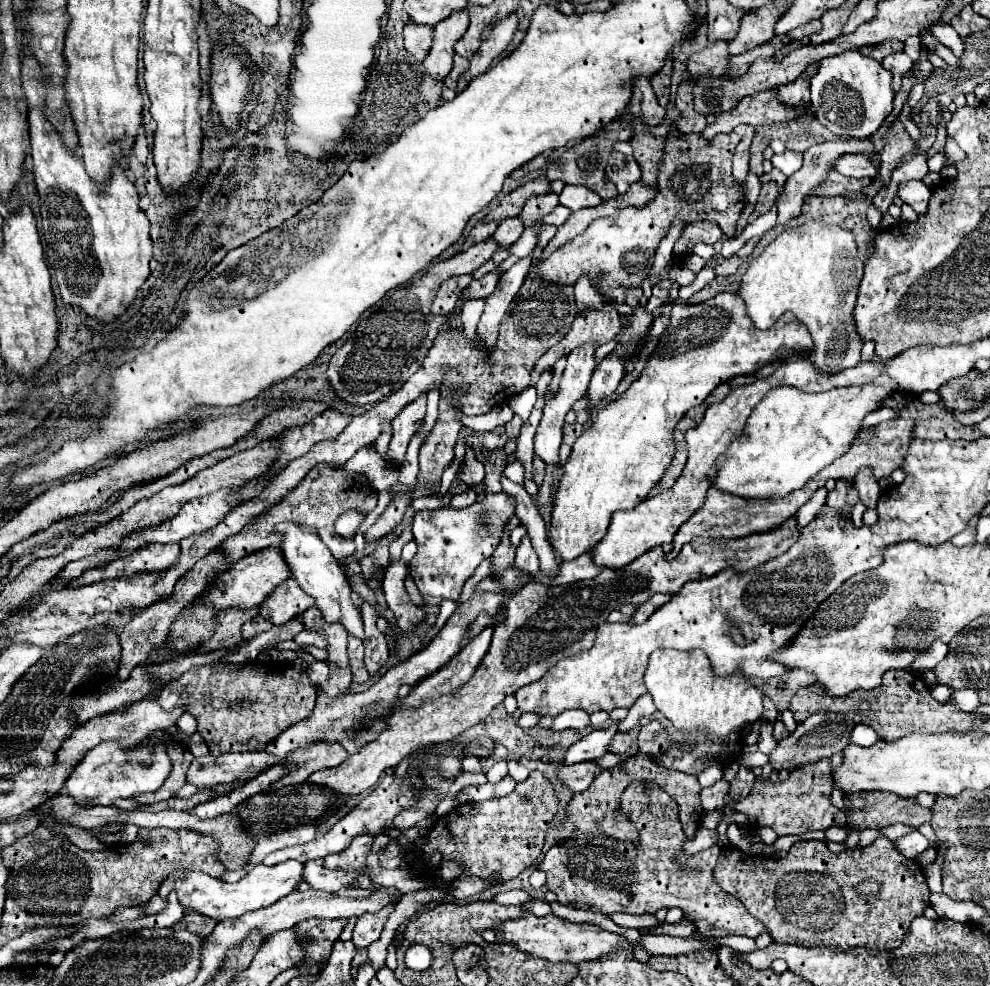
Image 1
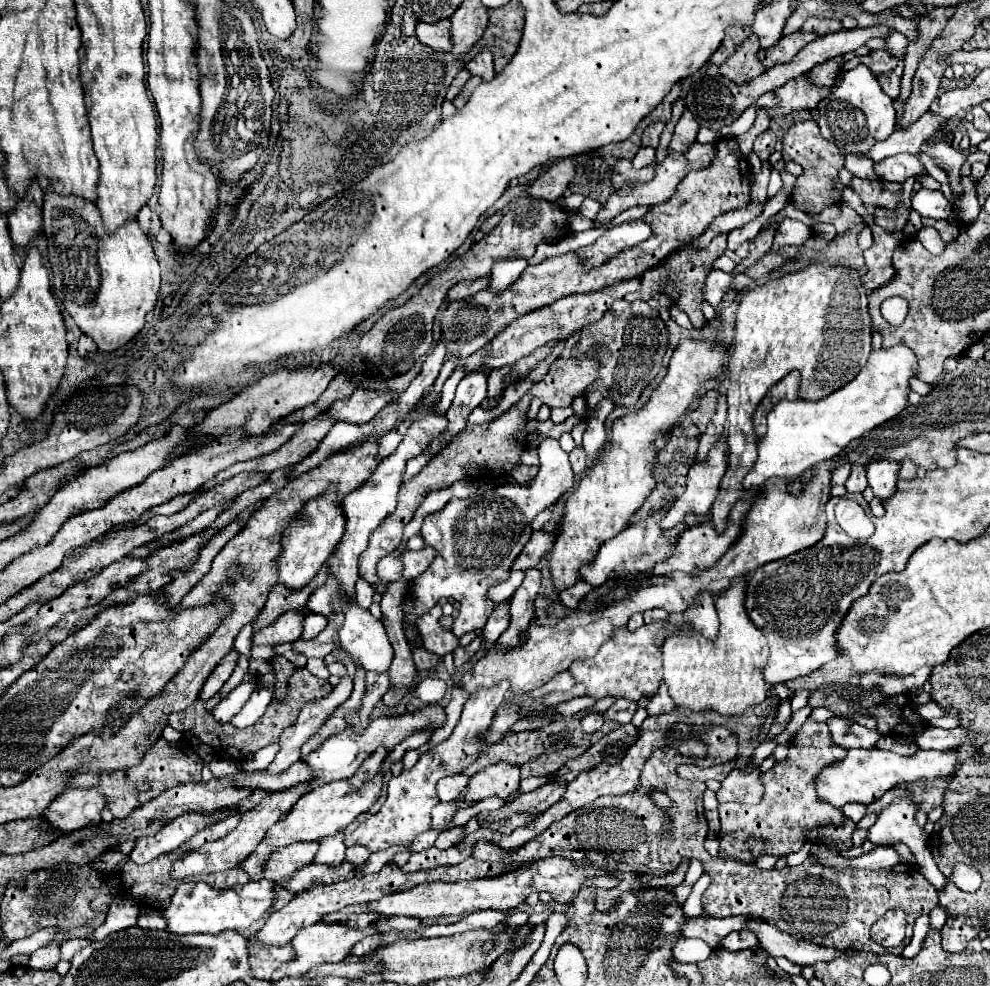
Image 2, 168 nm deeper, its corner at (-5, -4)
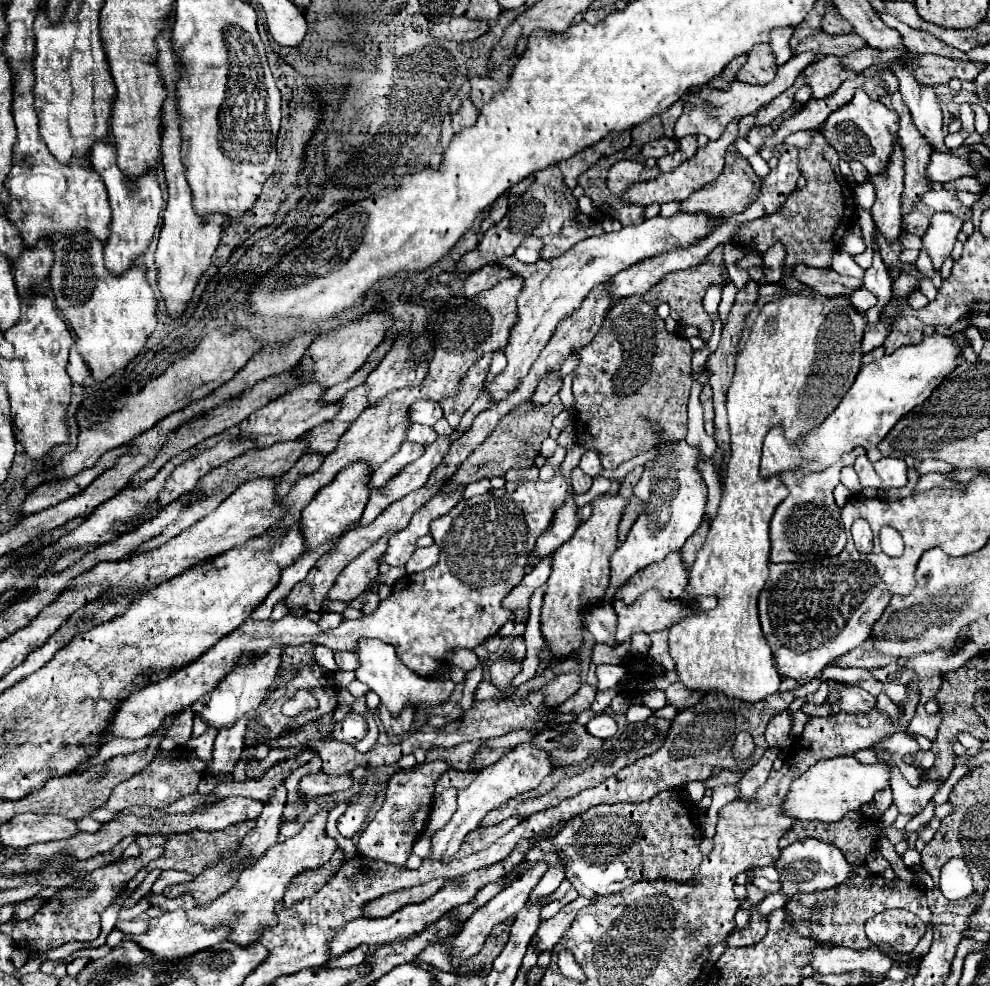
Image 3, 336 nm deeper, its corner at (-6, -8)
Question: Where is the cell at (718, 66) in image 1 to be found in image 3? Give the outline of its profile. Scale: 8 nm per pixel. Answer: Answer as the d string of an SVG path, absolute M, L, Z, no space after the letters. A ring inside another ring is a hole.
M756 44L756 48L748 54L748 60L736 78L738 80L752 78L748 80L748 84L768 84L776 76L776 68L778 64L776 64L776 58L772 56L770 44ZM758 78L764 78L764 82Z

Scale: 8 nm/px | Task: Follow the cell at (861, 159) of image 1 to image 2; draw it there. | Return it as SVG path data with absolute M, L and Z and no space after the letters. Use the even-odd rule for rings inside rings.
M911 154L889 156L887 160L877 162L873 170L881 180L887 180L887 182L905 182L909 176L919 176L925 172L919 158Z

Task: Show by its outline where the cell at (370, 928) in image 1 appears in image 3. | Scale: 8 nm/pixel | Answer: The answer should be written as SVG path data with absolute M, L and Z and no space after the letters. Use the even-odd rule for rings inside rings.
M356 946L342 956L330 958L324 966L328 966L328 968L352 968L352 966L362 964L366 960L366 956L368 956L368 946Z

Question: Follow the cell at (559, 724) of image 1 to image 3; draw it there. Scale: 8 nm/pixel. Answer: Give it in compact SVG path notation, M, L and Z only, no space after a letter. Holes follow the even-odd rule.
M596 714L596 716L586 724L586 728L588 728L588 732L590 732L592 736L606 740L606 738L610 738L610 736L616 734L616 720L614 720L612 716L608 716L608 714Z

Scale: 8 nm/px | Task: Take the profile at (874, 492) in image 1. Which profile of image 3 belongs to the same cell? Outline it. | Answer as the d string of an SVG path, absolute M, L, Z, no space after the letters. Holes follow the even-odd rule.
M882 458L874 464L878 476L882 478L884 488L902 488L908 484L906 478L906 462L898 458Z

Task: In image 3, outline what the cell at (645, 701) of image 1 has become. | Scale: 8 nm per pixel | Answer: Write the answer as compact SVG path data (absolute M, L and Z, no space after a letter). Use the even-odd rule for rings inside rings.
M676 682L676 684L666 688L666 698L668 698L670 704L678 706L680 710L684 710L684 708L692 708L694 704L698 704L704 698L704 690L700 690L700 692L698 690L690 690L684 684Z

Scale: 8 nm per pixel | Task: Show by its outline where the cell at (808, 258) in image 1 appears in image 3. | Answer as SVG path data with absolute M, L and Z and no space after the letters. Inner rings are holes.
M792 294L782 296L762 308L756 318L746 346L738 352L736 372L726 396L728 422L730 422L730 446L732 454L728 460L728 474L722 486L722 500L716 518L710 524L708 538L690 568L688 586L680 596L684 606L692 606L700 596L716 596L718 604L712 610L692 612L680 622L670 626L670 656L676 662L680 682L692 690L704 688L706 692L718 690L728 698L740 698L746 702L758 702L774 694L780 686L780 678L772 666L770 646L760 630L758 620L758 596L768 580L770 564L770 536L768 526L780 500L788 496L788 488L780 476L760 476L760 454L762 442L770 428L780 426L786 440L800 440L804 434L814 432L826 416L832 414L836 404L850 390L860 366L860 338L864 336L866 320L856 312L848 298L824 298L818 294Z

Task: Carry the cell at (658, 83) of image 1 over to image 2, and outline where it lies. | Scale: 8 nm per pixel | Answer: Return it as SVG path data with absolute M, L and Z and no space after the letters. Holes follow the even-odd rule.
M677 82L675 84L675 88L671 88L671 92L663 98L663 102L649 114L651 116L651 120L661 120L661 122L667 122L669 118L671 118L671 106L673 106L673 102L679 98L679 94L681 94L681 84Z

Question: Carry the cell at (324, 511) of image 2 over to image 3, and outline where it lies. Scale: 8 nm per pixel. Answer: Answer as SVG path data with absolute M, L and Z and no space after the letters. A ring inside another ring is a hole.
M366 462L350 464L344 470L340 470L336 480L332 480L332 484L324 486L318 492L318 496L302 510L300 524L302 524L304 538L306 538L306 544L308 544L310 550L324 544L332 536L342 534L346 526L358 524L358 520L360 520L360 516L364 512L364 506L368 502L368 496L370 496L370 492L368 492L370 476L372 476L372 468L368 468Z

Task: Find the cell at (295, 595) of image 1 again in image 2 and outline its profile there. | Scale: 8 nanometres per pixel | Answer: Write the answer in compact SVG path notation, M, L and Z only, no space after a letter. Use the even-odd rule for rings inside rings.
M289 610L281 614L273 624L261 628L253 636L253 644L281 644L281 642L295 642L303 630L303 610Z

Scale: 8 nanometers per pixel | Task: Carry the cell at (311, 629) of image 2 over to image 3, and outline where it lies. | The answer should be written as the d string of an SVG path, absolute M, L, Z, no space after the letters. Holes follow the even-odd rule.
M324 612L322 618L320 618L320 628L324 628L324 630L336 628L342 620L344 620L344 616L338 614L338 612Z

